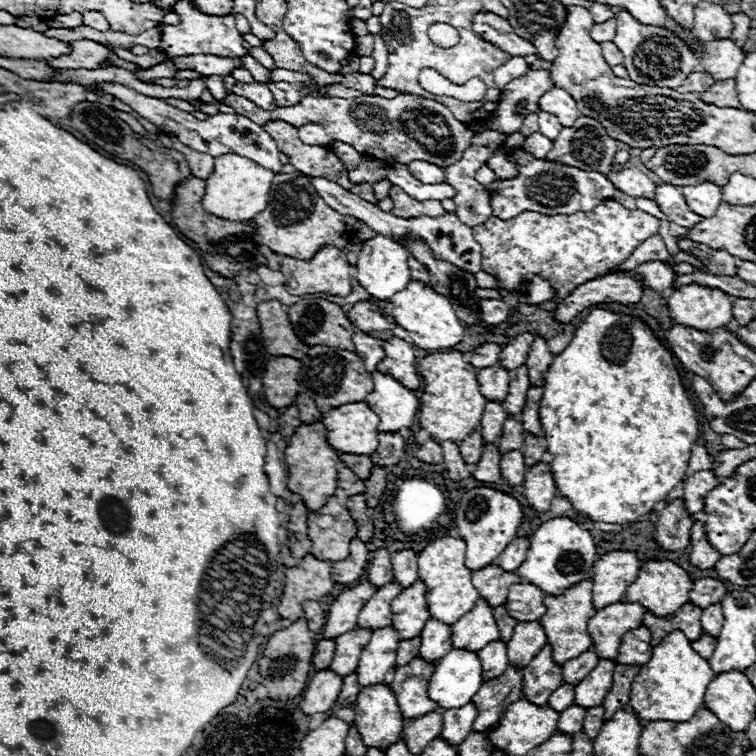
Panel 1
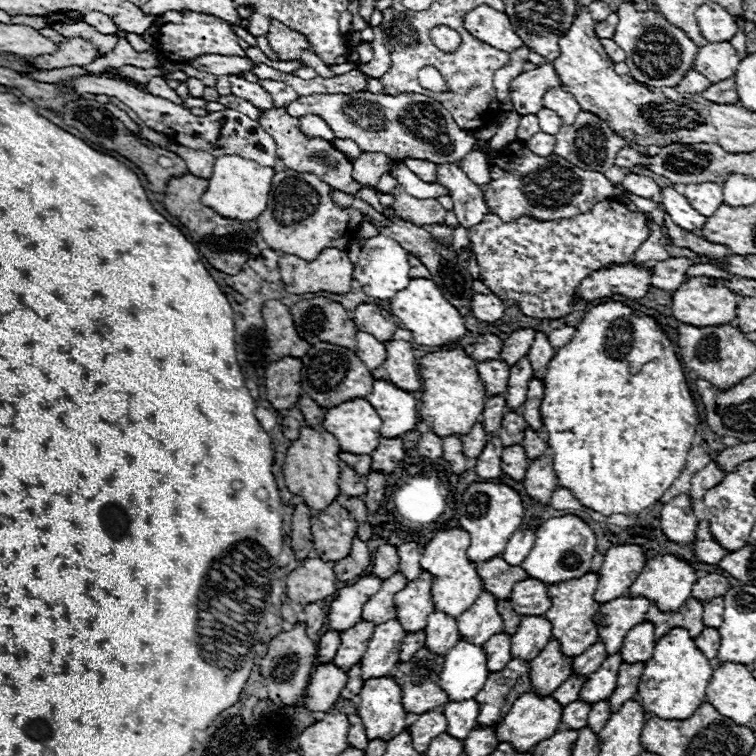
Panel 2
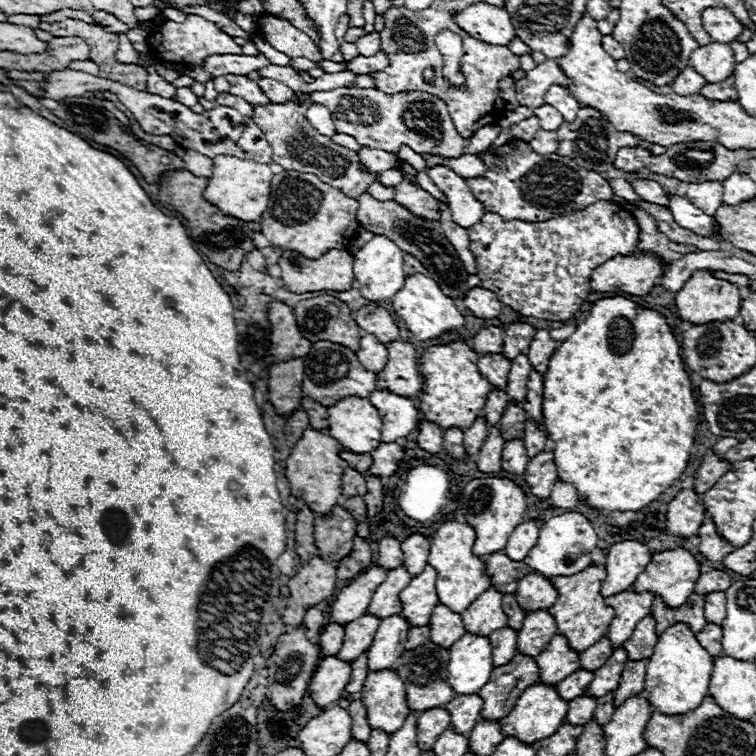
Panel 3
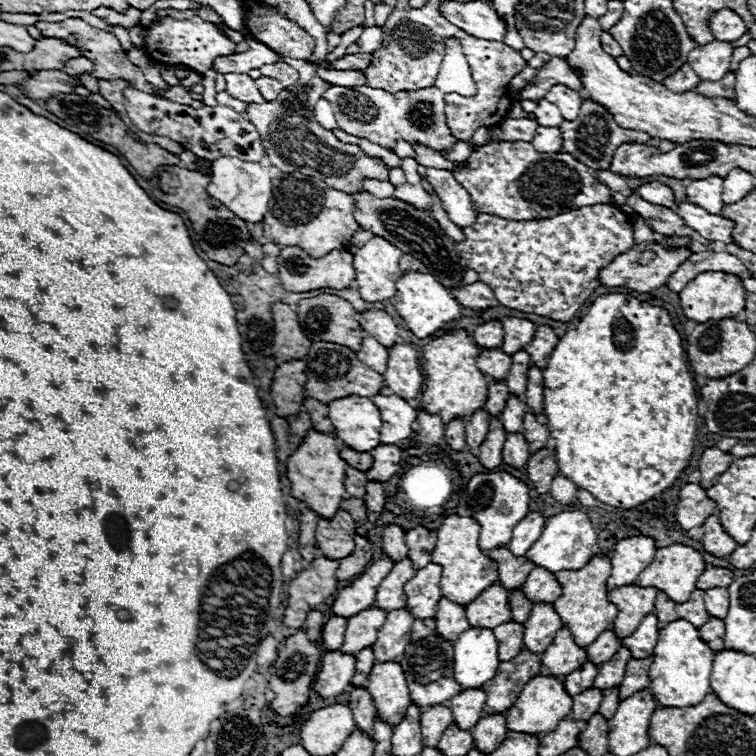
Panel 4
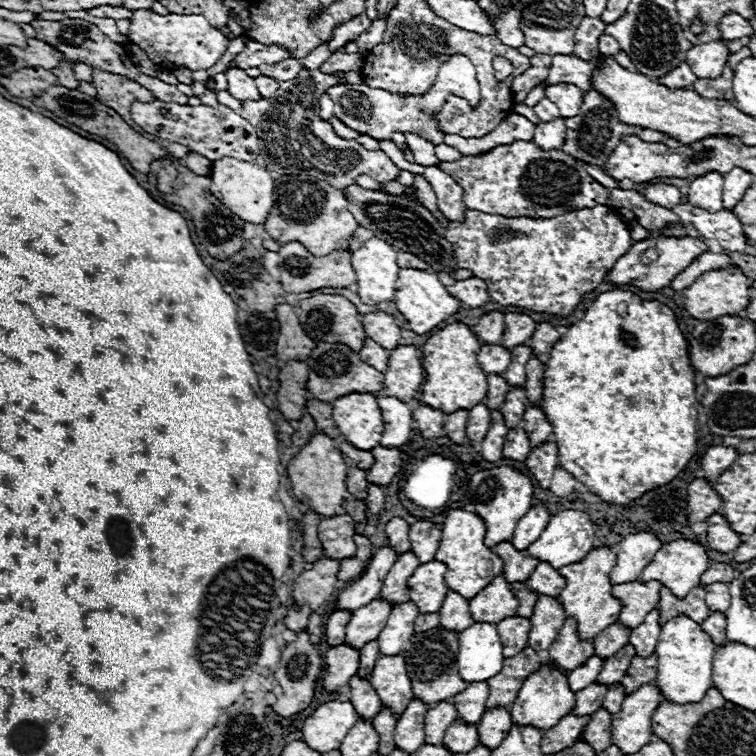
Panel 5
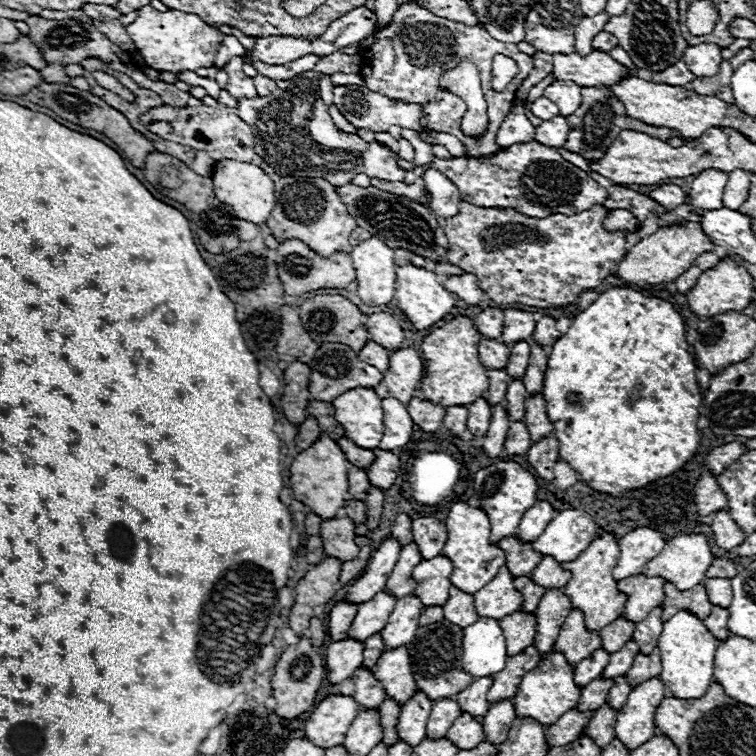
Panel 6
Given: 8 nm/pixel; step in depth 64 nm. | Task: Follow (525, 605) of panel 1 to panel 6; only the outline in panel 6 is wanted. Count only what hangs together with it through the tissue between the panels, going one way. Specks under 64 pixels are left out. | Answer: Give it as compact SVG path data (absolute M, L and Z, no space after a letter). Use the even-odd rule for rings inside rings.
M544 556L542 562L538 564L538 568L534 568L532 572L532 580L540 586L548 588L562 588L570 582L570 574L552 558L552 556Z

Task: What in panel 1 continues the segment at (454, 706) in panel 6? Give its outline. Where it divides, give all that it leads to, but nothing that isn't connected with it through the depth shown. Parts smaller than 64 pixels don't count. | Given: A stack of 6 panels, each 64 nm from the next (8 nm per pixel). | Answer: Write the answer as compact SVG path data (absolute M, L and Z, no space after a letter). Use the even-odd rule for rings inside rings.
M430 712L426 716L420 716L418 720L412 720L404 726L402 736L406 738L408 750L412 754L422 754L424 748L438 738L442 732L442 714L440 712Z

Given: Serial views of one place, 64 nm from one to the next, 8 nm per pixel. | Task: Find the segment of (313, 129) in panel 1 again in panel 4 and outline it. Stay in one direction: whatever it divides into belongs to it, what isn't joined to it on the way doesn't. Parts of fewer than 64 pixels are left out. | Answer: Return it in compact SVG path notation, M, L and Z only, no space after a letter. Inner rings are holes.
M322 98L322 100L316 102L316 106L314 106L314 116L316 116L316 120L318 120L324 128L328 128L328 130L334 130L334 128L336 128L334 110L332 110L332 106L330 106L328 100Z

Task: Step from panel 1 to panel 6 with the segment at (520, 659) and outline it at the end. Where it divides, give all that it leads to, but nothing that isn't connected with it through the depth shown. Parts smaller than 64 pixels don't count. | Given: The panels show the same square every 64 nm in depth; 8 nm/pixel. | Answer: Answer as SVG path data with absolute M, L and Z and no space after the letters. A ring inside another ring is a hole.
M564 588L550 590L542 596L538 608L534 610L538 620L538 634L534 646L540 652L548 652L554 646L558 632L562 630L562 624L570 614L570 610L572 610L572 602L570 596L564 594Z

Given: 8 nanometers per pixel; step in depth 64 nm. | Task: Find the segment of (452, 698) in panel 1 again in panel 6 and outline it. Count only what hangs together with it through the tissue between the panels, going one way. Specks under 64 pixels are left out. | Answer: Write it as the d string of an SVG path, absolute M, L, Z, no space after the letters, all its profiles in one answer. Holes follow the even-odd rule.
M478 618L474 624L466 626L462 652L462 668L474 678L492 676L504 670L508 654L500 622L494 618Z

